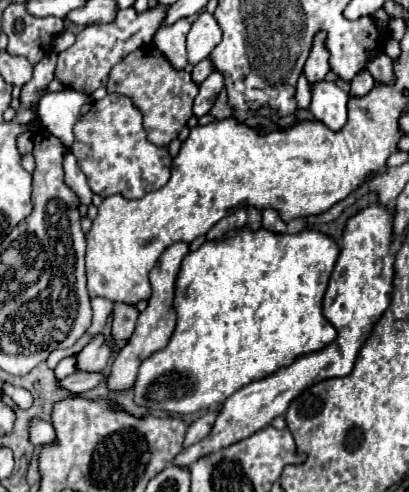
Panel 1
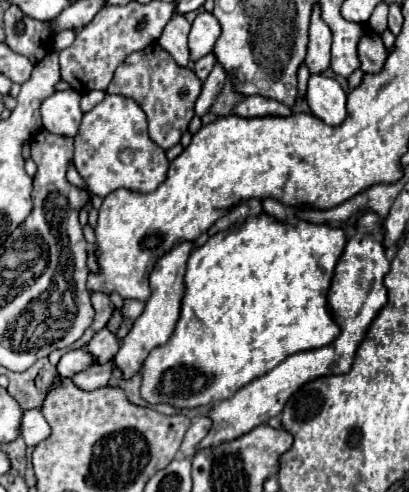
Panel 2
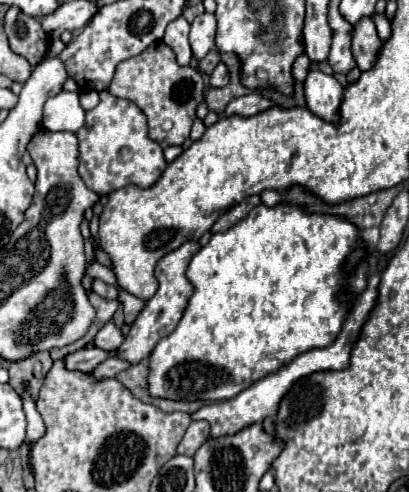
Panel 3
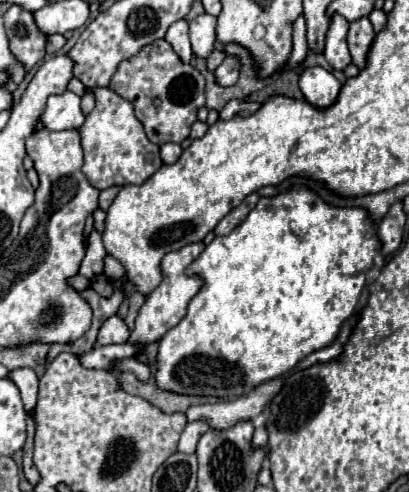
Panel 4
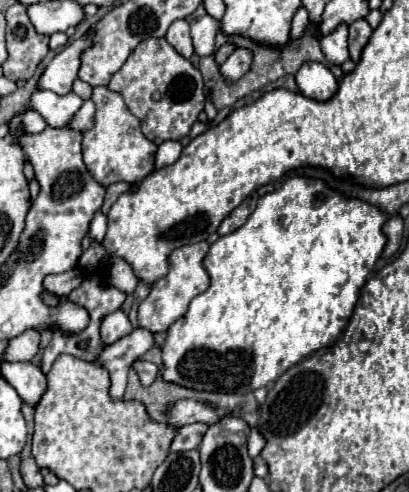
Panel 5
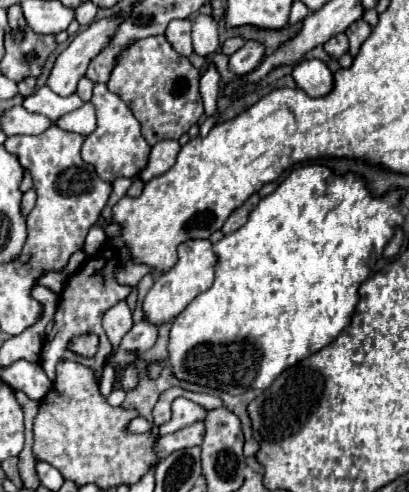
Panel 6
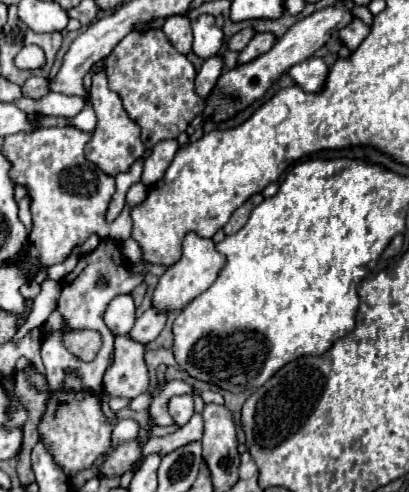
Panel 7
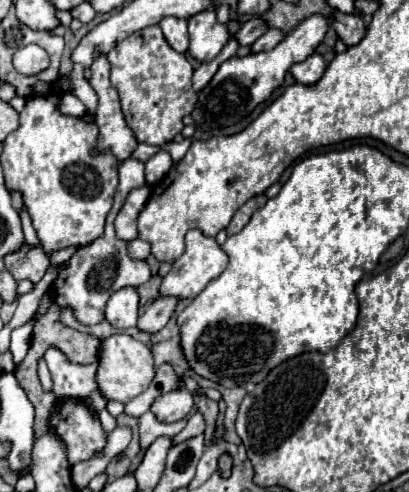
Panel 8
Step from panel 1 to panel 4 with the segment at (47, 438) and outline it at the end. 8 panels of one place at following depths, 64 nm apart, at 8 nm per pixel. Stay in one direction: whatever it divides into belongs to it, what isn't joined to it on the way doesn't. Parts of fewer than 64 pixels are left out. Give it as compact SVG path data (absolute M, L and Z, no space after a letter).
M20 368L10 374L10 380L18 386L24 402L24 410L34 416L34 406L36 406L36 396L38 396L38 376L32 368Z

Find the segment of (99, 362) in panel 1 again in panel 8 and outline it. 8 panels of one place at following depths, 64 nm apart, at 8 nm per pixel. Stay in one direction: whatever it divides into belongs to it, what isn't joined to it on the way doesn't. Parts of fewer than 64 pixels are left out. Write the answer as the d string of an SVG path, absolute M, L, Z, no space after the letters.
M122 288L120 292L114 292L110 296L106 304L106 320L118 330L136 326L136 320L138 320L136 288Z

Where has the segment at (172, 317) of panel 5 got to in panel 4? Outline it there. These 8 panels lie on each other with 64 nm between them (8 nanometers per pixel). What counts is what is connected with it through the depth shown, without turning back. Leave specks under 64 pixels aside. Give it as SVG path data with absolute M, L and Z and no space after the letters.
M188 244L184 248L180 248L178 252L170 252L162 258L160 268L162 268L162 282L160 286L146 298L146 302L142 304L138 318L136 318L136 326L130 332L128 342L130 344L138 344L138 346L148 346L152 342L158 342L170 328L174 328L182 318L184 312L188 308L188 302L192 300L192 296L196 296L196 292L202 288L202 280L196 276L186 276L186 266L200 256L200 252L204 250L204 244Z

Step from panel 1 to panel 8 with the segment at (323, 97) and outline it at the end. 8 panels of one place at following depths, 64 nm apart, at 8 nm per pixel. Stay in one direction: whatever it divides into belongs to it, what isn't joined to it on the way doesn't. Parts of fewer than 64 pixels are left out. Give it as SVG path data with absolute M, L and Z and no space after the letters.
M312 54L312 56L308 56L308 60L294 64L290 68L290 74L296 78L296 82L300 82L304 86L314 86L322 78L324 70L326 70L324 58L320 54Z

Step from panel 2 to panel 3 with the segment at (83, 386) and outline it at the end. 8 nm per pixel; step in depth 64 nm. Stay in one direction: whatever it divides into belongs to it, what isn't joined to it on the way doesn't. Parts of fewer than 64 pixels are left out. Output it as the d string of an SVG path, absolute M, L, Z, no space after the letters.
M110 356L110 358L106 358L102 364L98 364L92 372L88 372L94 380L106 380L106 378L112 378L114 374L118 374L118 372L122 372L122 370L126 370L126 368L130 368L130 364L128 362L124 362L124 360L120 360L120 358L116 358L116 356Z

